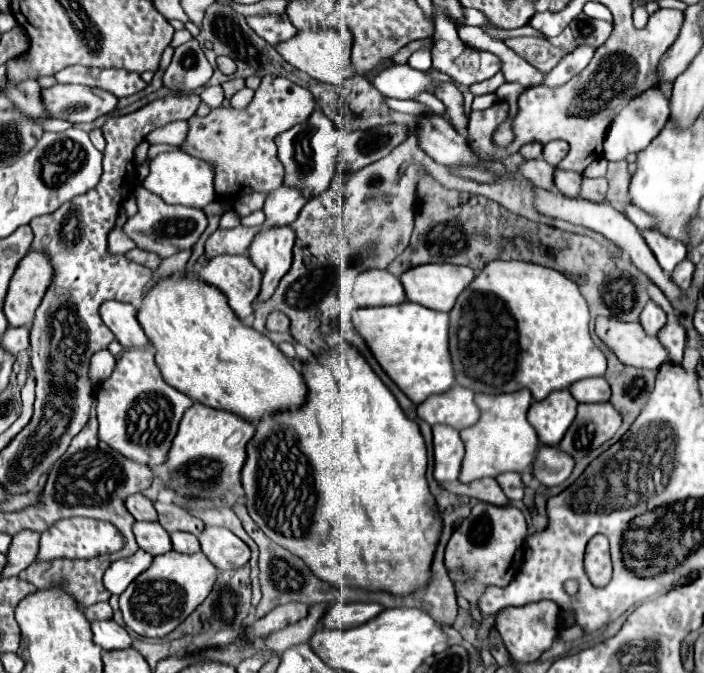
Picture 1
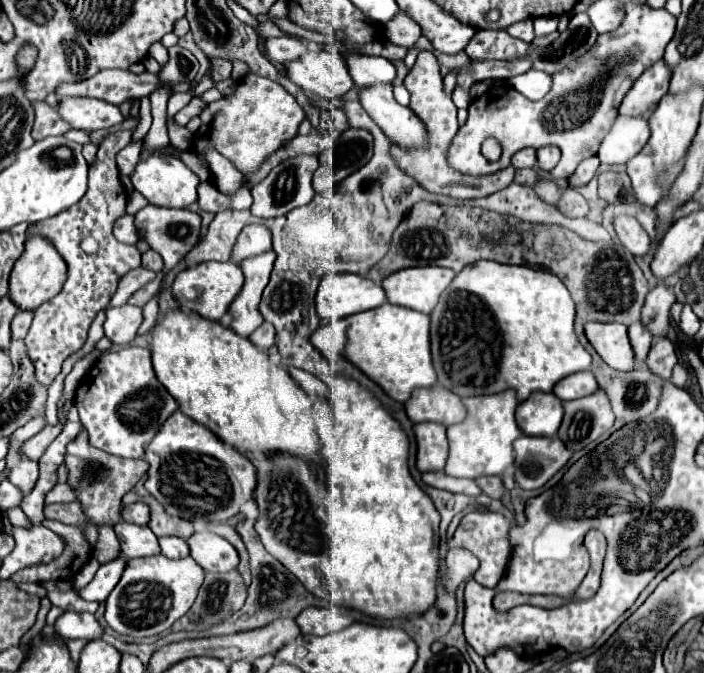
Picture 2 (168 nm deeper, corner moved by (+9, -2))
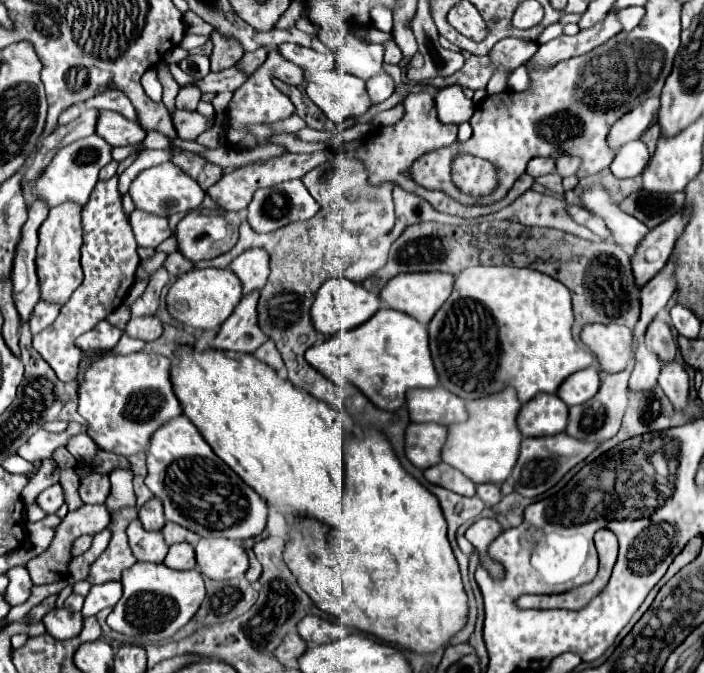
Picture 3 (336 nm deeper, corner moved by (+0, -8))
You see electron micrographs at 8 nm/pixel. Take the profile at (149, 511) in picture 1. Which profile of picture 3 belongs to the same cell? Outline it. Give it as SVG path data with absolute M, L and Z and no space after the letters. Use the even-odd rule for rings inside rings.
M152 497L144 507L140 507L138 519L146 531L160 531L160 527L164 527L164 523L166 523L160 499Z

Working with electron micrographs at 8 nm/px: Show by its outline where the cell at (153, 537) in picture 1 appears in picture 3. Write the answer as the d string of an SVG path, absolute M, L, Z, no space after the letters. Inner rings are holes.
M136 519L128 525L128 543L138 561L148 561L148 563L162 563L168 545L160 533L144 531L142 523Z

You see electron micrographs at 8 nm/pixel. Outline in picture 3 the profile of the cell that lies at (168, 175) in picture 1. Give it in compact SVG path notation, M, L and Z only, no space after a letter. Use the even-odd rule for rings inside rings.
M162 163L156 167L150 167L146 171L142 171L130 185L130 195L134 199L136 209L152 213L152 215L160 215L160 217L170 217L172 213L186 213L192 209L198 209L202 205L204 199L204 191L202 187L188 177L180 167L176 167L174 163Z

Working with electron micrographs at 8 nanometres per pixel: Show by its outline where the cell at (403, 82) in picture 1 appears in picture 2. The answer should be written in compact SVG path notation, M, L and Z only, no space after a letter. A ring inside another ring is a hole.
M347 53L345 61L357 87L369 87L375 83L393 83L395 79L395 67L385 57Z

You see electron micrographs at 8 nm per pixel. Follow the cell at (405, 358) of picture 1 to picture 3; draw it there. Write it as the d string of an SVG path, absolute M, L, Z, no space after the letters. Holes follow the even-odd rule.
M380 309L372 319L368 319L368 323L350 331L352 347L348 351L350 367L346 379L368 395L374 405L388 411L396 411L406 403L408 389L436 387L438 375L429 347L429 322L420 323L394 309Z

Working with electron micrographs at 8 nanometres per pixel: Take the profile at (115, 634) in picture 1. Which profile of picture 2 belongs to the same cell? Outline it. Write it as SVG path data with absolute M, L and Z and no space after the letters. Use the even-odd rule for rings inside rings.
M65 611L53 625L55 633L65 639L99 639L103 635L103 629L95 621L91 613L75 613Z

